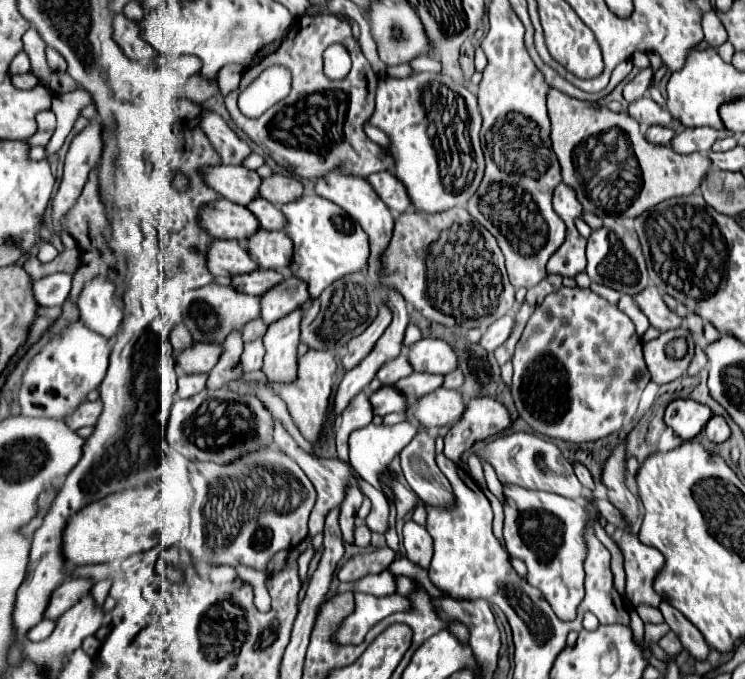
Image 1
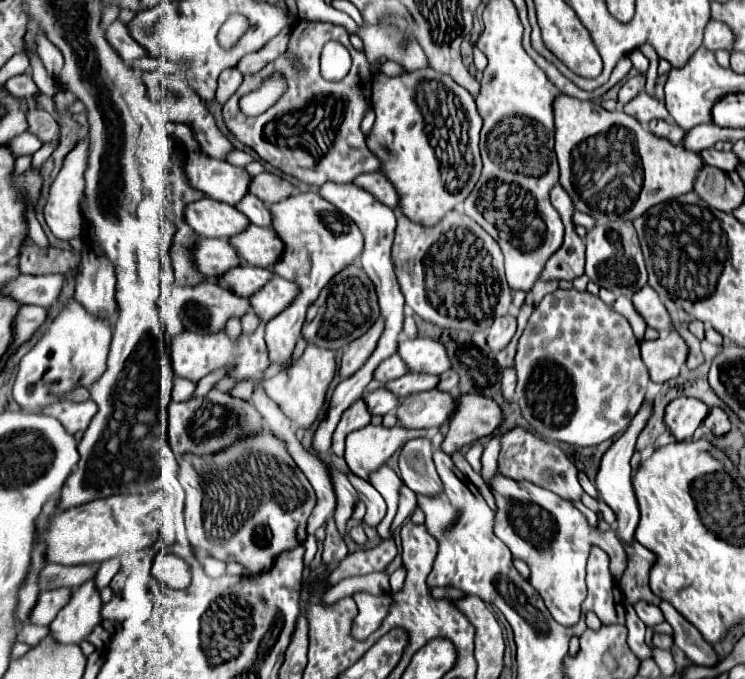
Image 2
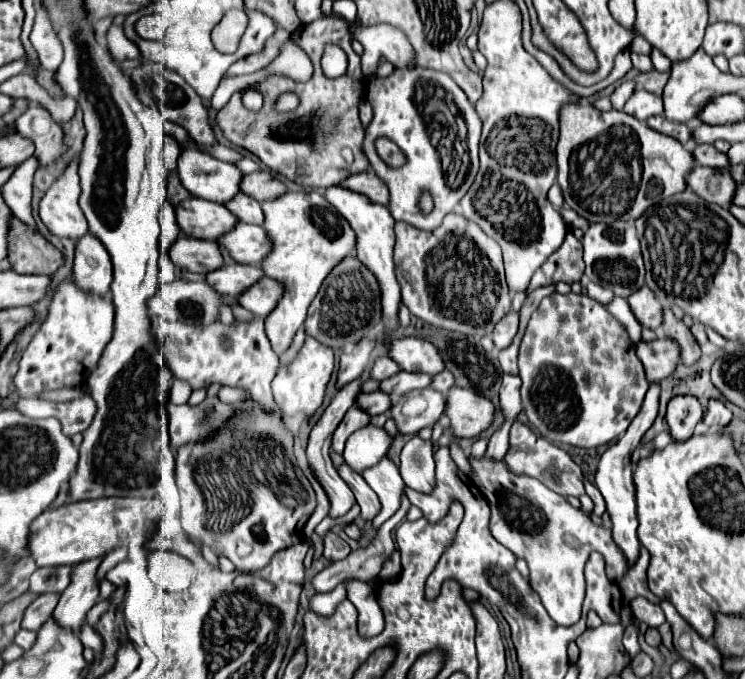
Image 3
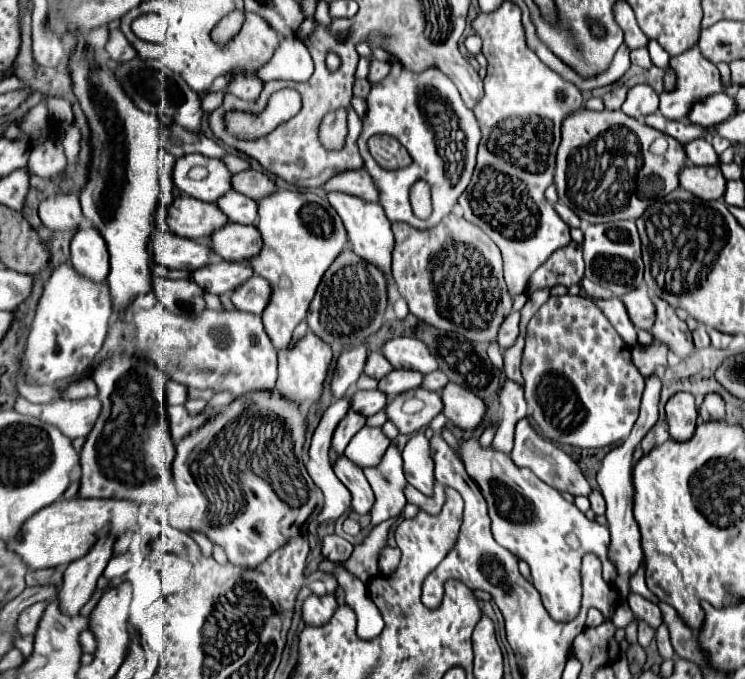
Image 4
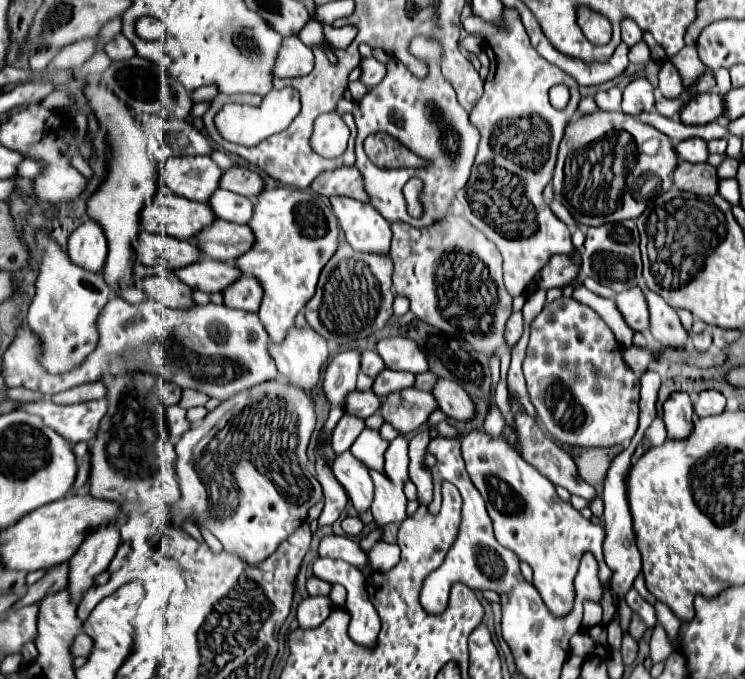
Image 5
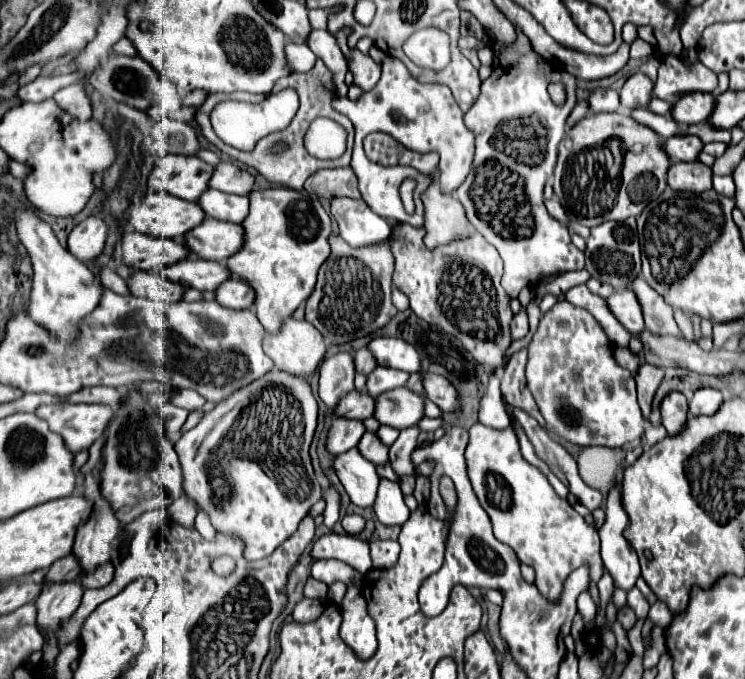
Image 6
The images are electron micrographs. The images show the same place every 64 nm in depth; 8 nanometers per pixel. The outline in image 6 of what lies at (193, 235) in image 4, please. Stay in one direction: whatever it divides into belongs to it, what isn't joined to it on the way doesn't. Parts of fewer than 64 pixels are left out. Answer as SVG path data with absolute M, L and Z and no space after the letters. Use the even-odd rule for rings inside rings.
M148 192L128 214L128 224L136 232L174 242L180 242L202 220L204 214L196 202L186 202L164 192Z

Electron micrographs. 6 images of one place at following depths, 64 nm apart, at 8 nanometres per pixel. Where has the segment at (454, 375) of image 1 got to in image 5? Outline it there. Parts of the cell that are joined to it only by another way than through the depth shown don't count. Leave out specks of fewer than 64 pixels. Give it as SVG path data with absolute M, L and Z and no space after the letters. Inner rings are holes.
M422 372L422 374L418 374L416 380L414 380L414 388L424 390L424 392L430 392L432 386L434 386L434 382L436 382L436 378L438 378L438 376L432 374L432 372Z

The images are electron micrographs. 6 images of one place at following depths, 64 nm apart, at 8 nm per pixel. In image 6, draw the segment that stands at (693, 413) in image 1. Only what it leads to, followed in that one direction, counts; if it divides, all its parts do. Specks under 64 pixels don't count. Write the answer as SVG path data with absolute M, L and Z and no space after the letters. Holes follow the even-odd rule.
M670 392L660 402L660 418L668 434L678 434L678 430L686 422L686 414L688 414L688 400L682 392Z

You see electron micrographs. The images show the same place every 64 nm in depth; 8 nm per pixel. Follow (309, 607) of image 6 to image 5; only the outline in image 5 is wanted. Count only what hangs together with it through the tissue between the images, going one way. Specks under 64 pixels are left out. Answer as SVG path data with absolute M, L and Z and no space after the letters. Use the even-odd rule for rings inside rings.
M308 596L298 606L296 620L300 628L314 628L318 626L318 622L326 618L326 614L330 614L330 610L332 610L332 602L328 596Z

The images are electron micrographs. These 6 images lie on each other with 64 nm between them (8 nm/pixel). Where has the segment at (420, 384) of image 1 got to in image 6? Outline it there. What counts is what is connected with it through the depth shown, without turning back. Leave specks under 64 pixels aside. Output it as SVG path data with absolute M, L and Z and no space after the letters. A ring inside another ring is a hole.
M376 366L368 376L366 376L366 392L376 398L378 394L386 392L386 390L394 390L406 384L408 374L402 370L394 370L394 368L384 368L384 366Z

